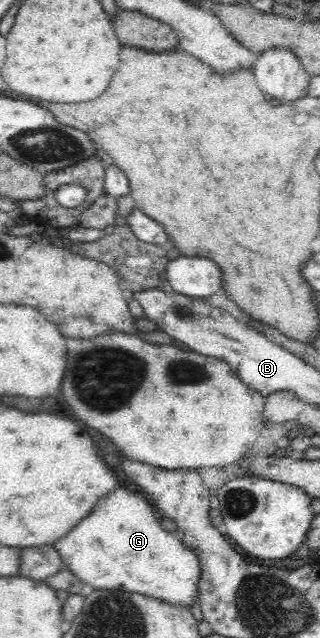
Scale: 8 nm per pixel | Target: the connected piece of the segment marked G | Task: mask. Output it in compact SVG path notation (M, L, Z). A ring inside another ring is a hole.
M115 489L54 546L66 569L83 581L86 590L124 590L190 610L199 604L201 569L198 556L182 543L175 532L162 528L160 519L156 519L160 517L159 513L154 513L156 508L144 499L143 495L128 493L126 489Z

